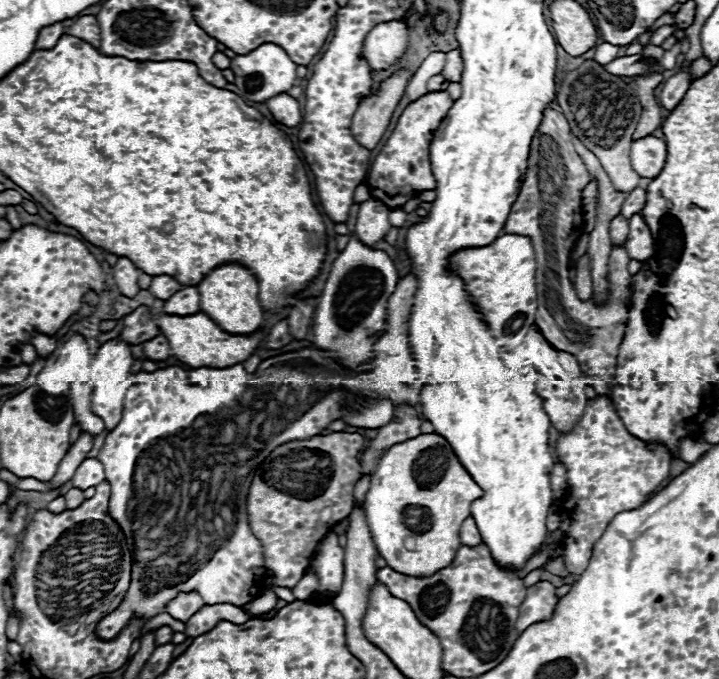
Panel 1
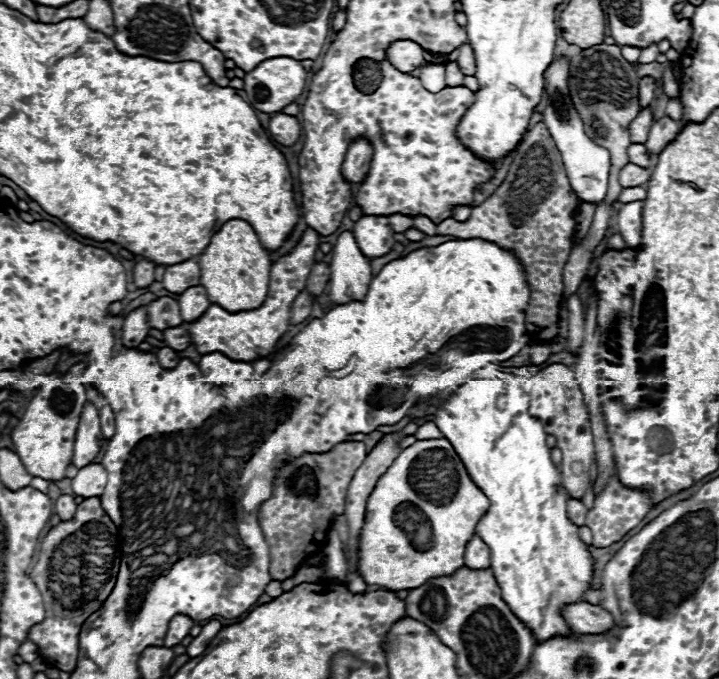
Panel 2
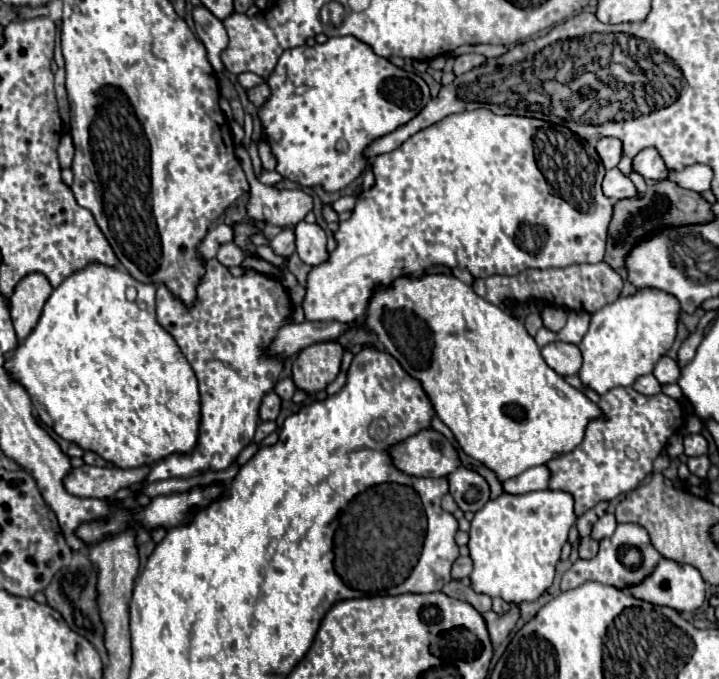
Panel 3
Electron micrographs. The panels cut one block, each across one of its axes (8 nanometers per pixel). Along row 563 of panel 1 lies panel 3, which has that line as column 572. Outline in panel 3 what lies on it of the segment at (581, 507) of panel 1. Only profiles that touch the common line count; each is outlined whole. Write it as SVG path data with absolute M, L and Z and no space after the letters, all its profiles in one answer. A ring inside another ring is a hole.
M618 524L612 538L600 540L600 550L592 560L576 560L570 566L570 570L562 576L560 590L566 592L572 588L578 588L588 580L594 580L600 584L610 584L620 590L624 590L628 586L638 586L654 572L660 558L662 558L660 552L652 546L648 532L640 524Z

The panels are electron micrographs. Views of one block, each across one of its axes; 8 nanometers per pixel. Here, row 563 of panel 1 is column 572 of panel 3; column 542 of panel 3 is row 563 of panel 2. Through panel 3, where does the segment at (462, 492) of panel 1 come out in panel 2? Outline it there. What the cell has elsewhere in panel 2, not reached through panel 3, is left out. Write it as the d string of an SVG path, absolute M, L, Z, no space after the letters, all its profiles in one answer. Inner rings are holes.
M444 438L416 440L402 450L394 464L382 474L366 504L366 520L360 534L360 562L358 568L366 584L388 590L410 590L422 586L428 578L450 576L464 566L464 550L478 520L486 514L490 502L482 490L470 480L462 460L452 444Z

